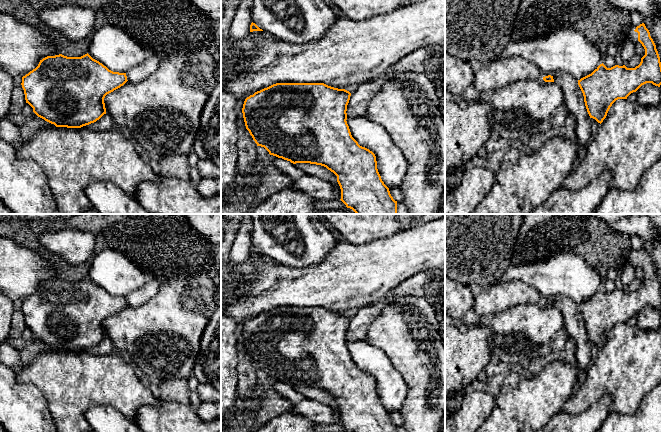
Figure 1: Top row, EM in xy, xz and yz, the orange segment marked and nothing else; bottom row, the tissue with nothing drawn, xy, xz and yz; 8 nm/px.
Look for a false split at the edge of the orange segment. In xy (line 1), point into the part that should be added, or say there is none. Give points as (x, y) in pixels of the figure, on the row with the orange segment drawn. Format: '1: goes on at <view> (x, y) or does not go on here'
1: does not go on here

